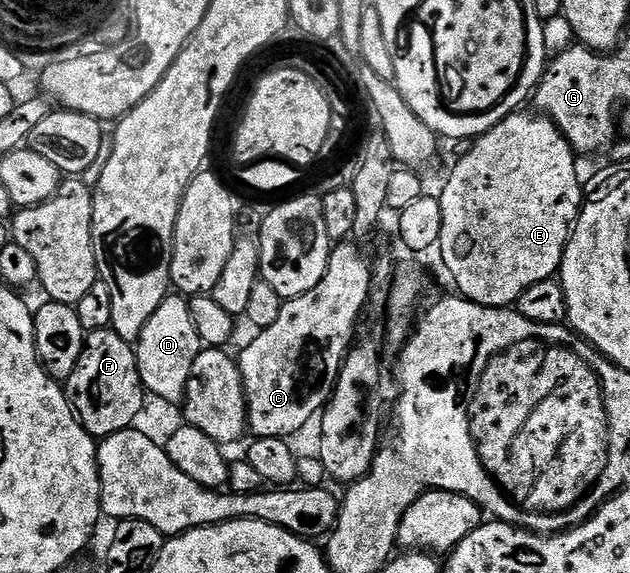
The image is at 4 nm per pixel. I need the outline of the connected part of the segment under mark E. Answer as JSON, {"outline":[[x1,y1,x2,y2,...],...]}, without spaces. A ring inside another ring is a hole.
{"outline":[[517,112,509,118,504,118,494,128,481,134,479,138,471,143,472,146,456,162,452,175,447,175,445,191,439,198,442,204,442,236,438,243,438,255,444,261,452,282,457,286,459,297,467,298,469,302,476,302,480,306,499,306,501,308,511,307,530,288,530,284,538,284,542,280,553,277,560,269,560,261,564,259,564,249,568,243,568,237,572,234,572,228,576,225,576,217,580,214,580,207,584,204,585,193,582,189,582,178,576,175,576,161,578,155,572,149,572,145,565,140,562,132,549,120,539,113,524,114]]}

